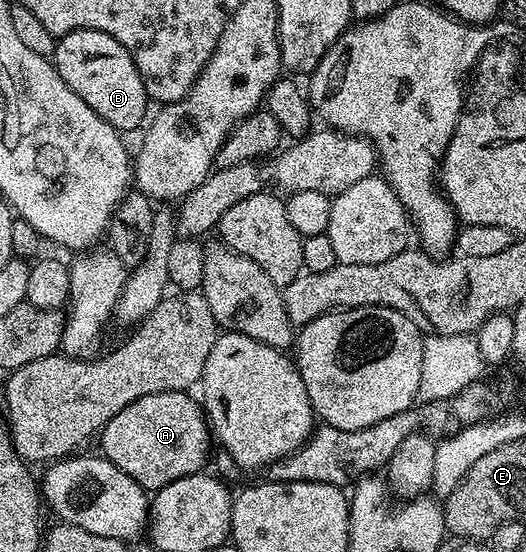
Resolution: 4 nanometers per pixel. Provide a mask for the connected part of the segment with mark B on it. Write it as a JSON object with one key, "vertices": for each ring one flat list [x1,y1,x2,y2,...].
{"vertices":[[74,29,56,40,53,64,63,82,78,97,85,99,85,103,89,103,89,107,93,107,93,111,97,111,97,115,101,115,101,119,105,119,105,123,114,129,126,131,144,124,149,106,145,81,137,71,129,51,125,51,117,39,101,31]]}

